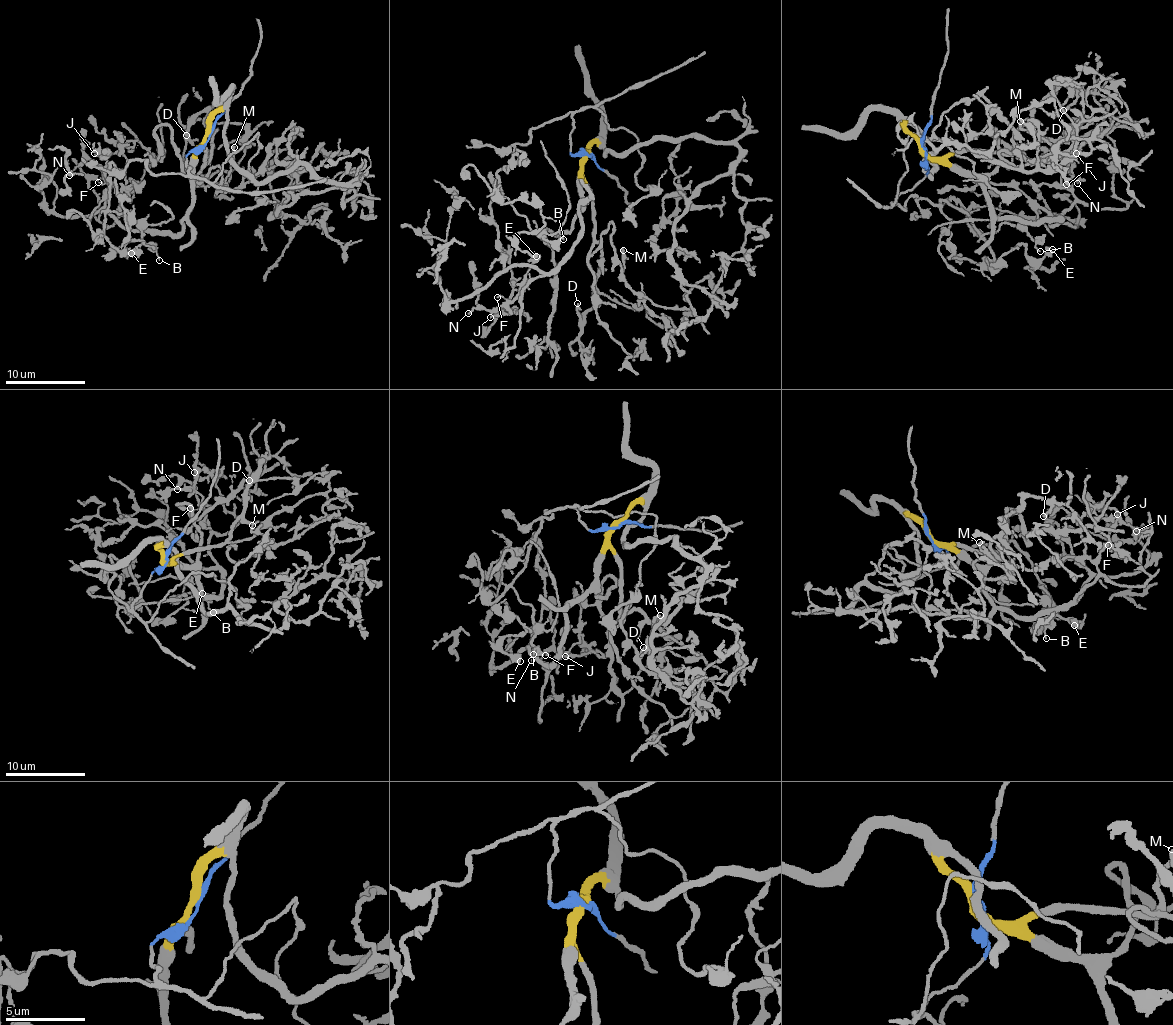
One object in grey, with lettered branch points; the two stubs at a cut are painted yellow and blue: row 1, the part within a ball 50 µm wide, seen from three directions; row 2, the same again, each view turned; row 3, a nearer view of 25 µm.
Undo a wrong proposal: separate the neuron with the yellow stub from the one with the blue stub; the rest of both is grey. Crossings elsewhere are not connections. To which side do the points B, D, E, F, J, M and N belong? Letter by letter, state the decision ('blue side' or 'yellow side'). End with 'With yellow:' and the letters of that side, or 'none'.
B: blue side
D: yellow side
E: blue side
F: yellow side
J: yellow side
M: yellow side
N: yellow side
With yellow: D, F, J, M, N

